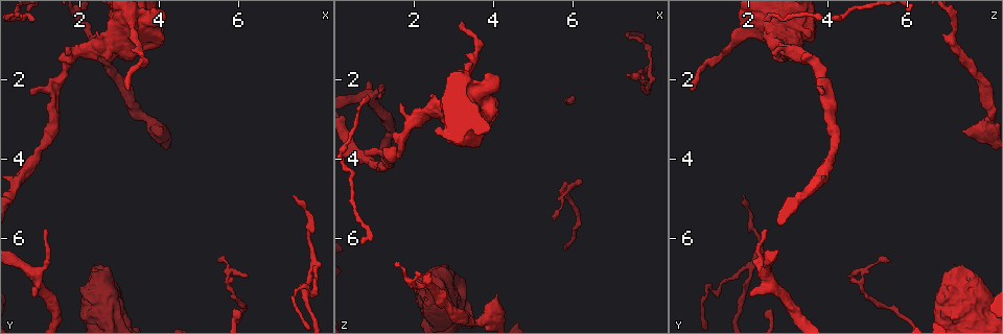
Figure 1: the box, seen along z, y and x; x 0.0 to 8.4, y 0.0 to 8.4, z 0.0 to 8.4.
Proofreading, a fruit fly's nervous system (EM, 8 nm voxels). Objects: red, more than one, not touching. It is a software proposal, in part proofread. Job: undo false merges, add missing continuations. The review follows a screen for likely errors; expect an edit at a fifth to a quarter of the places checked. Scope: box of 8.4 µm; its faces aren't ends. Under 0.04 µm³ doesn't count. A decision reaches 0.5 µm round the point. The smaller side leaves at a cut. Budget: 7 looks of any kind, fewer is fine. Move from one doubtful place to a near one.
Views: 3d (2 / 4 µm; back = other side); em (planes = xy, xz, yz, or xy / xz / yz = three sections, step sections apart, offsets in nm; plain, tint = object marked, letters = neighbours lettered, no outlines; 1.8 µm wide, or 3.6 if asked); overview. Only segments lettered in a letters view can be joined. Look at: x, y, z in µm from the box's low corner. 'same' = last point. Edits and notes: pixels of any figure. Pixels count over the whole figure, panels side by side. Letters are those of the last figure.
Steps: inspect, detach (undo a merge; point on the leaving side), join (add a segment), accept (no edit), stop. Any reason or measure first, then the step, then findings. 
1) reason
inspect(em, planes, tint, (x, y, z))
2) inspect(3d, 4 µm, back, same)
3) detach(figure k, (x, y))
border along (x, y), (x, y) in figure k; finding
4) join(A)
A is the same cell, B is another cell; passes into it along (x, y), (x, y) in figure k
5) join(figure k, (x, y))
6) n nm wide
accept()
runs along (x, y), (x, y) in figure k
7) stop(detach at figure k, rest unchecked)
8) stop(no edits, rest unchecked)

inspect(em, xz, step 16, tint, (1.15, 5.75, 2.50))

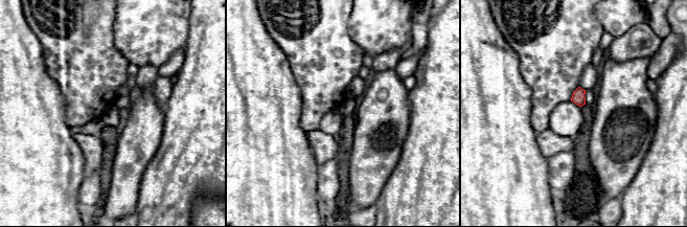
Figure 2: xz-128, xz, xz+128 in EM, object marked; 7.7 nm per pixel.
inspect(em, planes, letters, same)

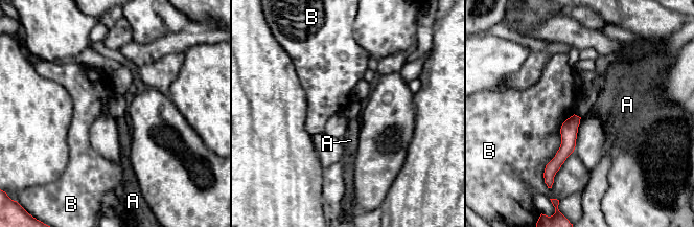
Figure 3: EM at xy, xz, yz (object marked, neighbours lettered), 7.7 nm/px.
accept()
A and B are other cells; border along (574, 113), (542, 174) in figure 3; none of them fits

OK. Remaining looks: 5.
an open end
inspect(em, 3.6 µm, xz, step 8, tint, (2.65, 6.70, 7.10))

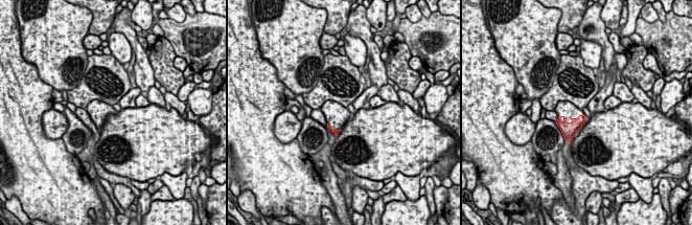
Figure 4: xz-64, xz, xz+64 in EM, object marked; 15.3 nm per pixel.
cut it another way
inspect(em, 3.6 µm, planes, letters, same)

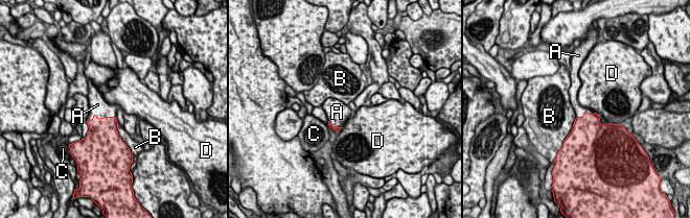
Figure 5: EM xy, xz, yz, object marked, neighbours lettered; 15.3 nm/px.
join(A)
A is the same cell, B, C and D are other cells; passes into it along (102, 134), (100, 118), (97, 104) in figure 5; the cell continues

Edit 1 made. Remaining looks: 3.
redraw
inspect(overview)

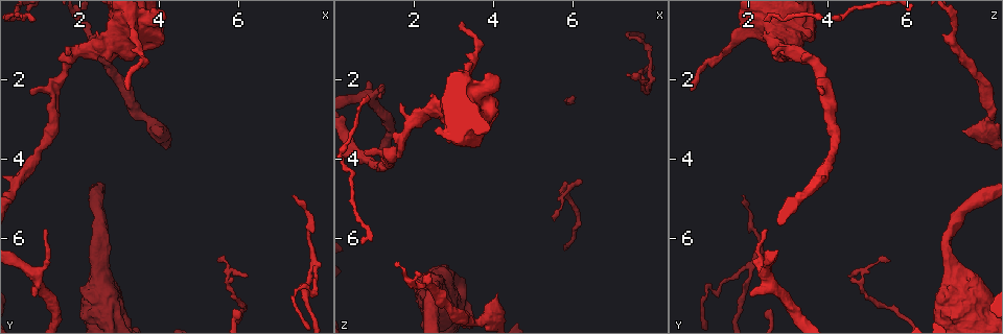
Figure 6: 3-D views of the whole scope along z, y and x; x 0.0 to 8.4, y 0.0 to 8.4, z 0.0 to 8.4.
branch stops here
inspect(3d, 4 µm, (0.90, 7.45, 2.05))

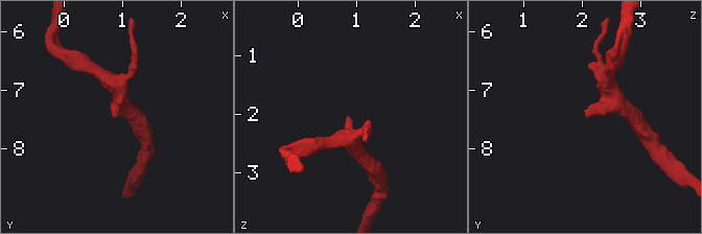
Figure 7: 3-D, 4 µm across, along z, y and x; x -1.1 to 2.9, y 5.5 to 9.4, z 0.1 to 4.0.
inspect(em, planes, letters, (0.85, 7.45, 2.10))

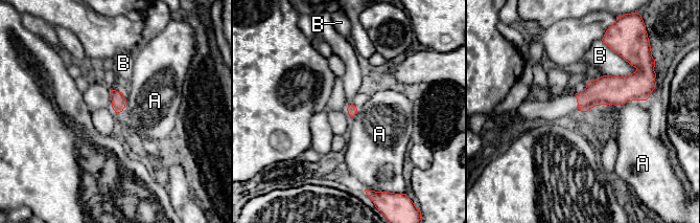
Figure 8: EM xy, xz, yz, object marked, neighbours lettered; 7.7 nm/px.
accept()
A and B are other cells; border along (644, 99), (602, 105) in figure 8; none of them fits

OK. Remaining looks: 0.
stop(join at figure 5, rest unchecked)

